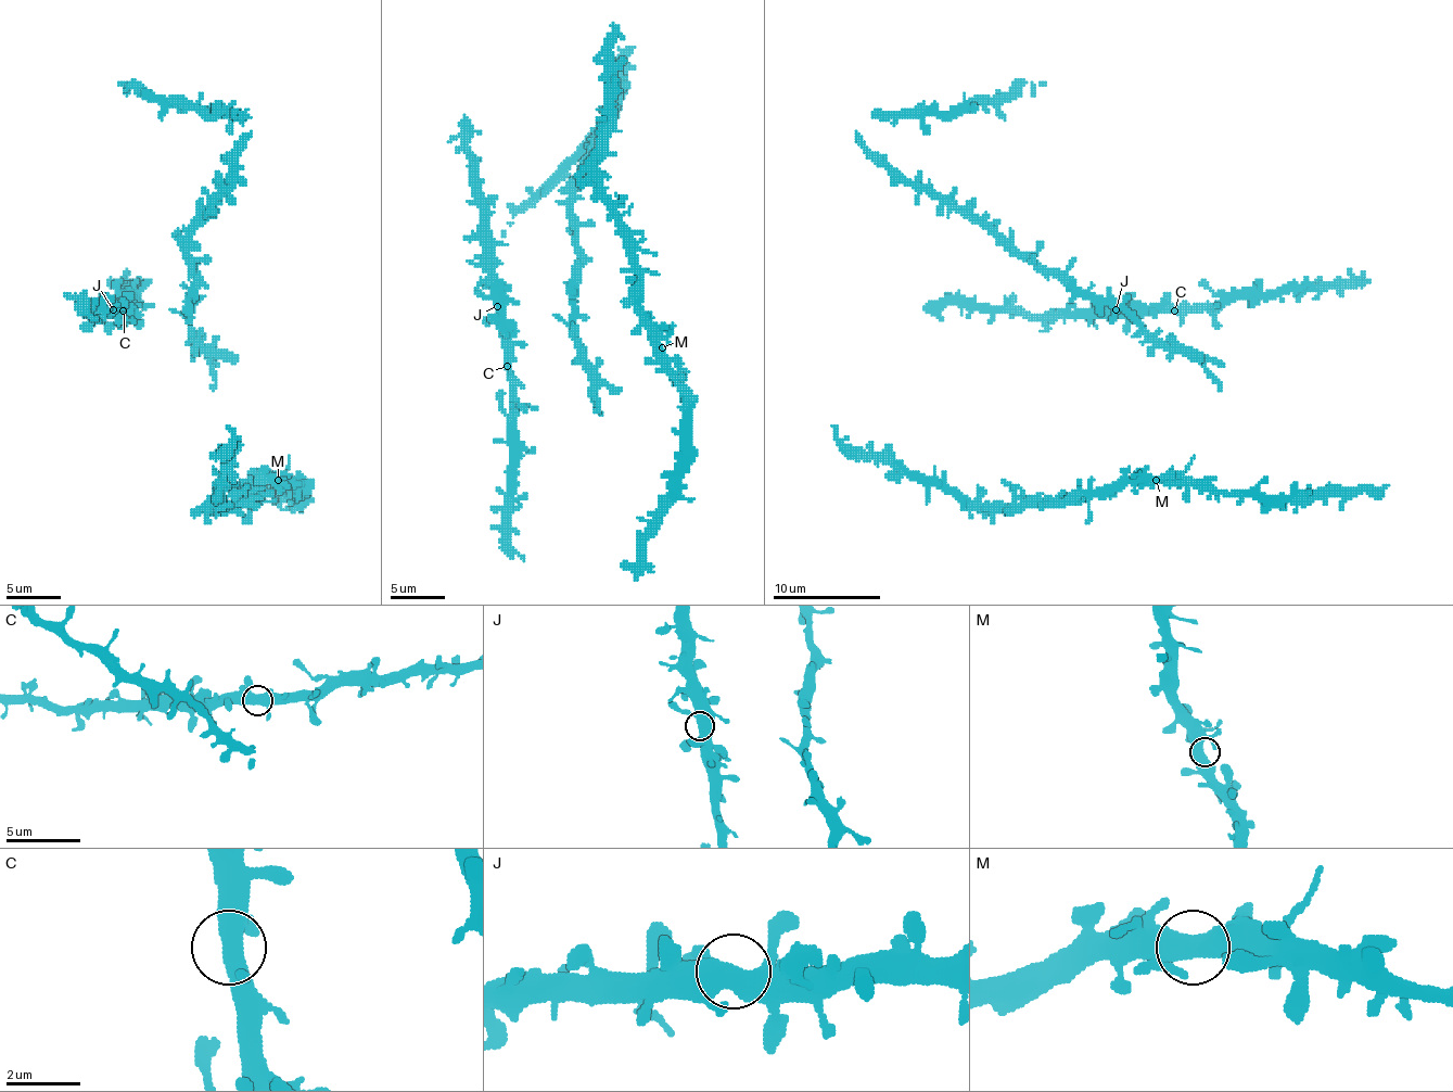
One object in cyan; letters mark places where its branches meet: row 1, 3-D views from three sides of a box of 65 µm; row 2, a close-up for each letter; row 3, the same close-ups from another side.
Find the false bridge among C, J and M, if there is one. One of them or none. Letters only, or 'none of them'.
none of them

